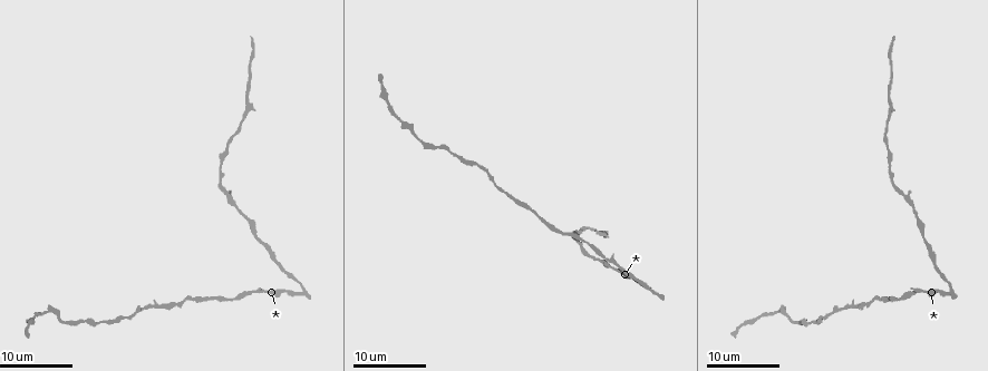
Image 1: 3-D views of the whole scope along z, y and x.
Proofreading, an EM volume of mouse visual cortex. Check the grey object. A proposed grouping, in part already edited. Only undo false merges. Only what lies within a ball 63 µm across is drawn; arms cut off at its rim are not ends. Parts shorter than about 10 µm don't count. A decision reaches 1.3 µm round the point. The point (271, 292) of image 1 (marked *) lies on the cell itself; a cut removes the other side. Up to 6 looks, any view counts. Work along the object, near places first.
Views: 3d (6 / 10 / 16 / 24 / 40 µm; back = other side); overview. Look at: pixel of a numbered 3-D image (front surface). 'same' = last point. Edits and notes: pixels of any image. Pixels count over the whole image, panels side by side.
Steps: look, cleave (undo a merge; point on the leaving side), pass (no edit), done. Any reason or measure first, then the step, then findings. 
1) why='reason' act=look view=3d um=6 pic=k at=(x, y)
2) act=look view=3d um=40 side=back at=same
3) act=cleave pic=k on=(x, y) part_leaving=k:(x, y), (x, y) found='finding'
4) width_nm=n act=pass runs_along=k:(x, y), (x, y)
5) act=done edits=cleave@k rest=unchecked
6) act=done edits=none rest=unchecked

why='calibre changes' act=look view=3d um=16 pic=1 at=(250, 221)

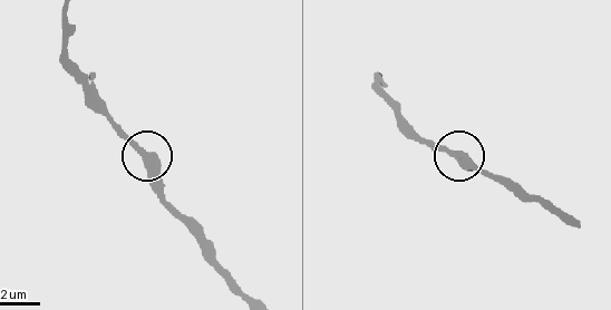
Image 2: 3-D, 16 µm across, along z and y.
act=look view=3d um=6 pic=2 at=(144, 154)

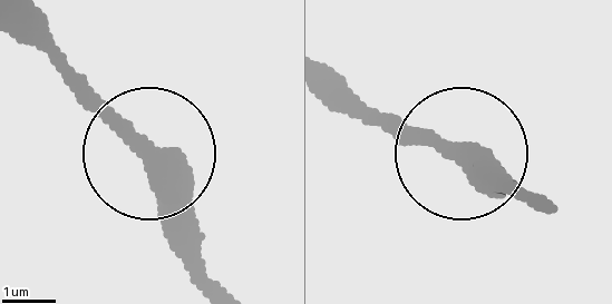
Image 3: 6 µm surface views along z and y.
act=look view=3d um=6 side=back pic=3 at=(466, 156)

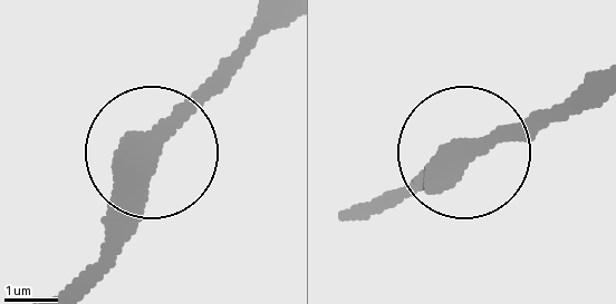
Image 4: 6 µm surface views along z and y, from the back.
width_nm=390 act=pass found='all the same cell'

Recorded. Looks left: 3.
why='sudden change in width' act=look view=3d um=16 pic=1 at=(528, 209)

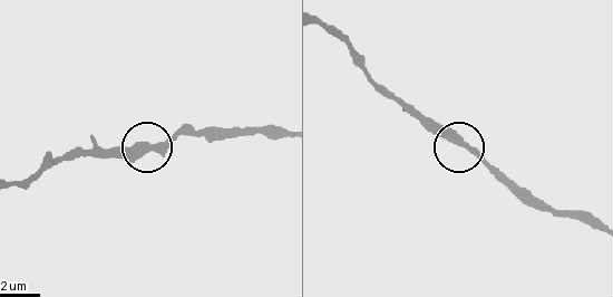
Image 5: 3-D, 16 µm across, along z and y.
act=look view=3d um=10 pic=5 at=(148, 147)

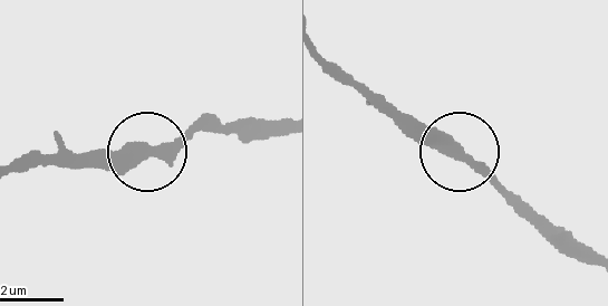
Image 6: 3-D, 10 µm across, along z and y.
width_nm=400 act=pass runs_along=6:(285, 128), (196, 128), (141, 152), (71, 152) found='all the same cell'

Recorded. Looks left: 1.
act=done edits=none rest=unchecked

